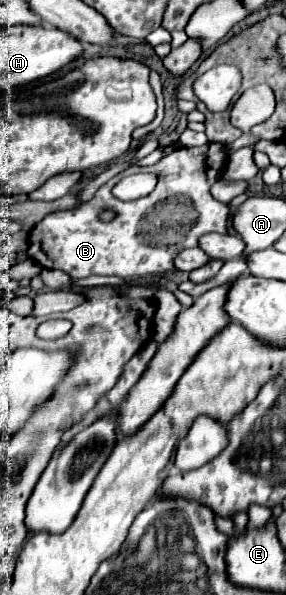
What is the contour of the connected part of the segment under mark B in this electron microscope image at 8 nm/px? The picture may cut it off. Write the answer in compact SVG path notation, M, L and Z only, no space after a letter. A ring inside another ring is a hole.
M208 142L200 148L176 148L172 154L164 156L158 164L144 168L144 172L156 172L158 174L158 184L156 184L154 192L150 192L144 198L132 200L132 202L122 202L122 200L114 198L112 188L122 178L122 174L118 174L112 180L108 180L96 192L96 196L90 202L86 202L82 206L76 206L72 210L52 212L40 224L36 224L34 230L30 232L28 254L42 268L58 268L58 270L64 270L66 274L70 274L72 278L86 278L86 276L98 274L98 276L118 276L122 280L138 280L138 278L144 278L144 276L156 276L156 274L170 272L170 270L174 270L174 258L184 248L198 246L198 238L202 234L210 234L210 232L226 234L228 232L228 220L230 220L230 214L232 214L230 204L218 202L210 194L210 186L214 182L218 182L224 166L226 166L226 160L228 160L226 146L218 144L218 142ZM176 200L184 200L188 204L186 212L178 212L178 208L174 204ZM104 210L114 210L116 218L112 218L110 222L102 222L100 214ZM146 218L148 218L148 238L142 238L142 228L146 224ZM182 228L186 228L188 234L182 240L176 240L178 234L182 232Z

